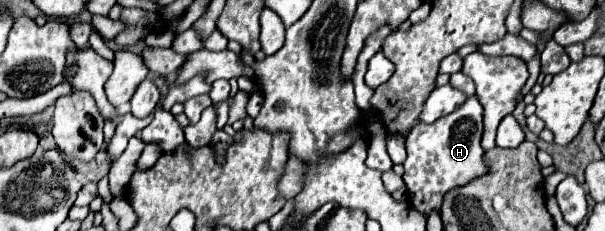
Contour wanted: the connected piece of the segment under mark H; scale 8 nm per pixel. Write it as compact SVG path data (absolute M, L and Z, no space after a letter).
M476 96L466 98L456 112L450 112L448 116L442 116L440 120L432 124L418 122L410 134L408 134L408 158L404 162L404 182L408 188L410 204L422 212L428 214L430 210L442 206L442 196L452 190L454 186L468 184L468 180L474 180L476 176L484 174L484 162L482 162L482 108L480 100Z

